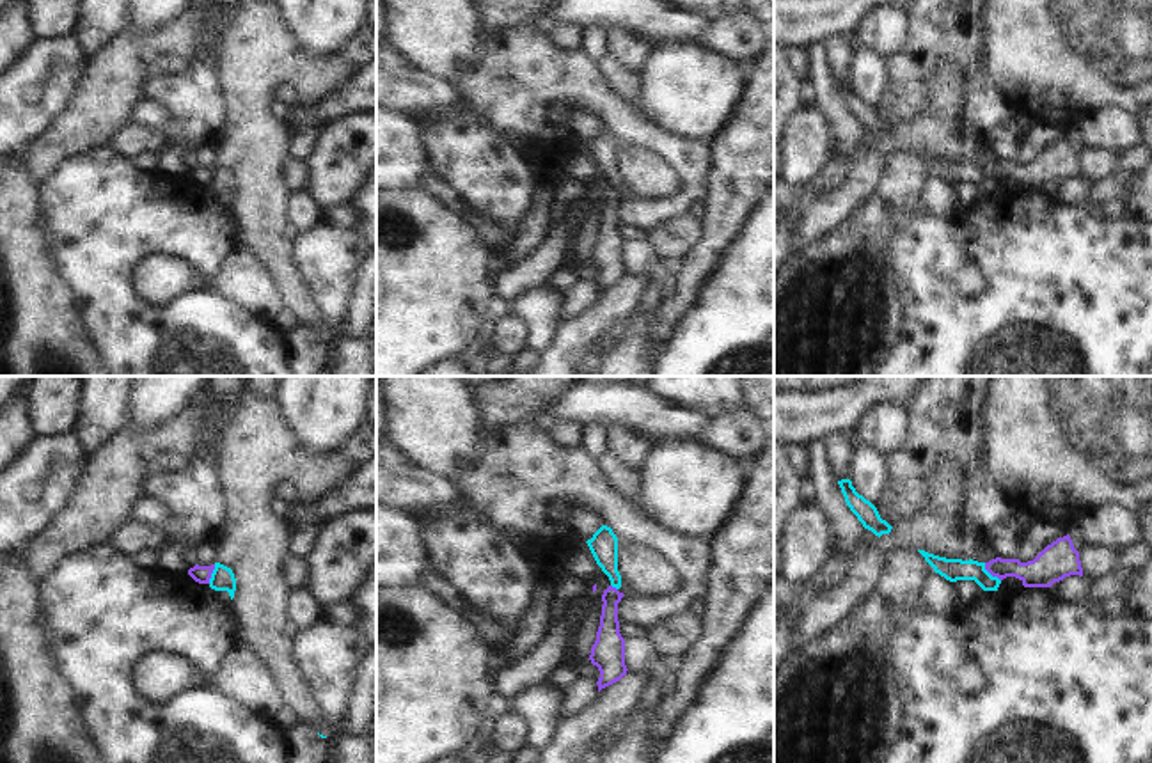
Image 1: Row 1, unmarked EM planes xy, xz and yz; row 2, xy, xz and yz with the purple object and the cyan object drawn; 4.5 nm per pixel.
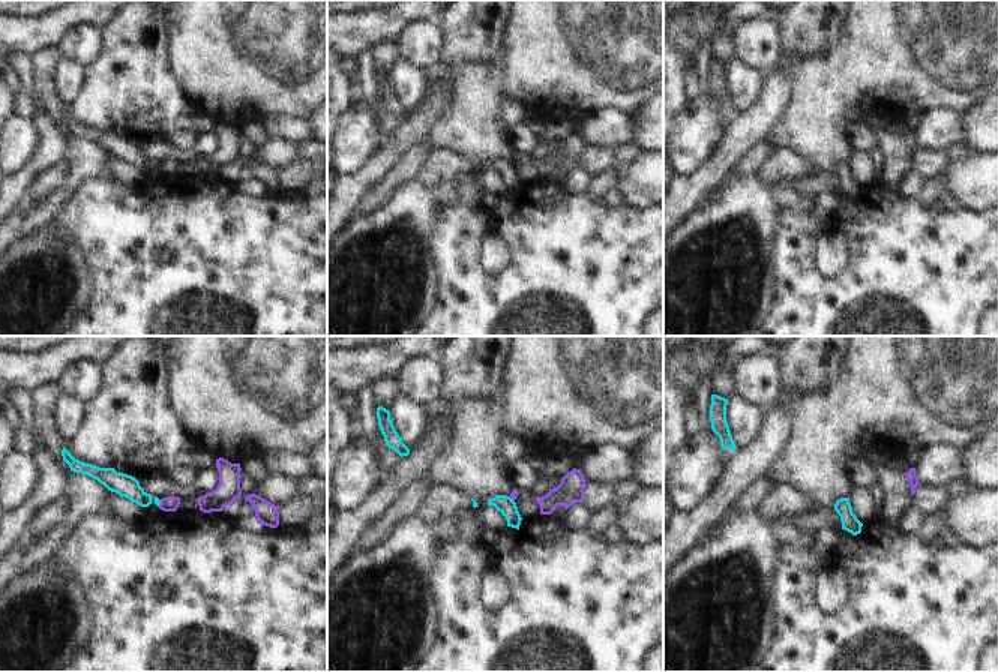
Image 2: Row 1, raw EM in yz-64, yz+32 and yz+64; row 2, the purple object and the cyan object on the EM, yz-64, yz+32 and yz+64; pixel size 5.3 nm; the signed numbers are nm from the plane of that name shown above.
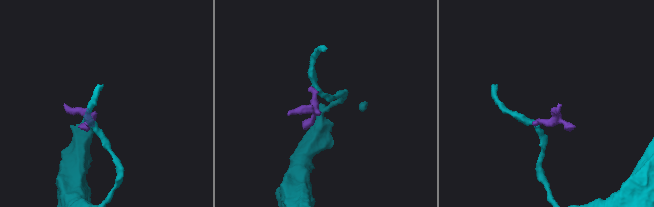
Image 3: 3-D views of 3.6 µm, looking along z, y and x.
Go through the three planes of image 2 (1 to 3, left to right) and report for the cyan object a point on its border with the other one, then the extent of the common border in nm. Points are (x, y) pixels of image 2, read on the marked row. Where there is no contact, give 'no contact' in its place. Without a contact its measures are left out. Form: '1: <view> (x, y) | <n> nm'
1: yz-64 (161, 503) | 40 nm
2: yz+32 (512, 498) | 40 nm
3: no contact

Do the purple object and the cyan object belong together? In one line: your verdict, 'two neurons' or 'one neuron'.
two neurons

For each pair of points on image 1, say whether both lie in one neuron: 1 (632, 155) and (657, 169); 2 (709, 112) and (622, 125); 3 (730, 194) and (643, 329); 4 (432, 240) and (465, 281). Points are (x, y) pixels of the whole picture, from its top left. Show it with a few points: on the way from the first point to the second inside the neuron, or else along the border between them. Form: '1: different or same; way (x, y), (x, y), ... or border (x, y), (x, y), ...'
1: same; way (638, 160), (647, 169), (652, 169)
2: different; border (641, 105), (662, 126), (691, 139)
3: different; border (655, 313), (647, 353)
4: same; way (435, 251), (455, 270)

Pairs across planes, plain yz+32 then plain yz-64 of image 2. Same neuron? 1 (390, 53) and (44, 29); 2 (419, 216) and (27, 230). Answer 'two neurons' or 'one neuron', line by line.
1: two neurons
2: two neurons

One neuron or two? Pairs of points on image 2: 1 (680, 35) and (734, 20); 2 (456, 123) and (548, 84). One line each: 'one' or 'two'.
1: one
2: one

